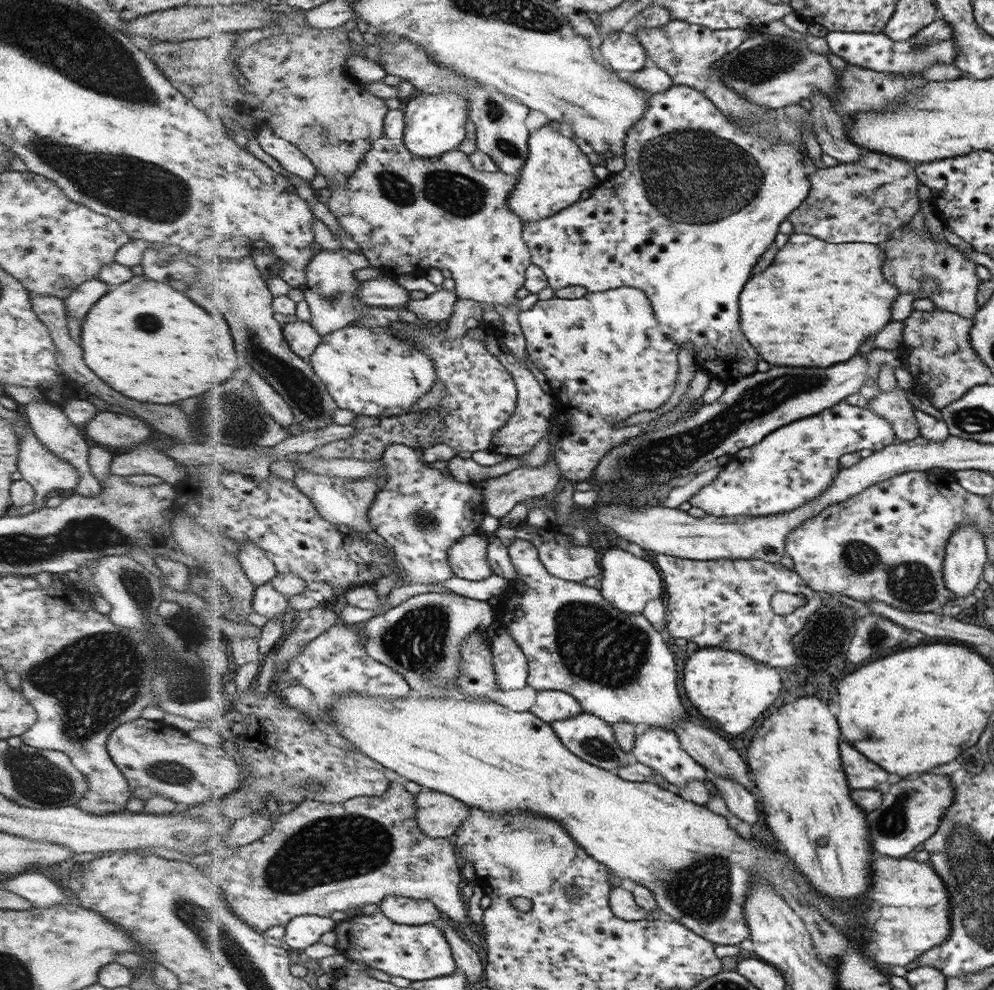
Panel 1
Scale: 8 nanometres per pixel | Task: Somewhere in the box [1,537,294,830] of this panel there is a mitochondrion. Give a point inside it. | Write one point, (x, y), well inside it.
(104, 673)

